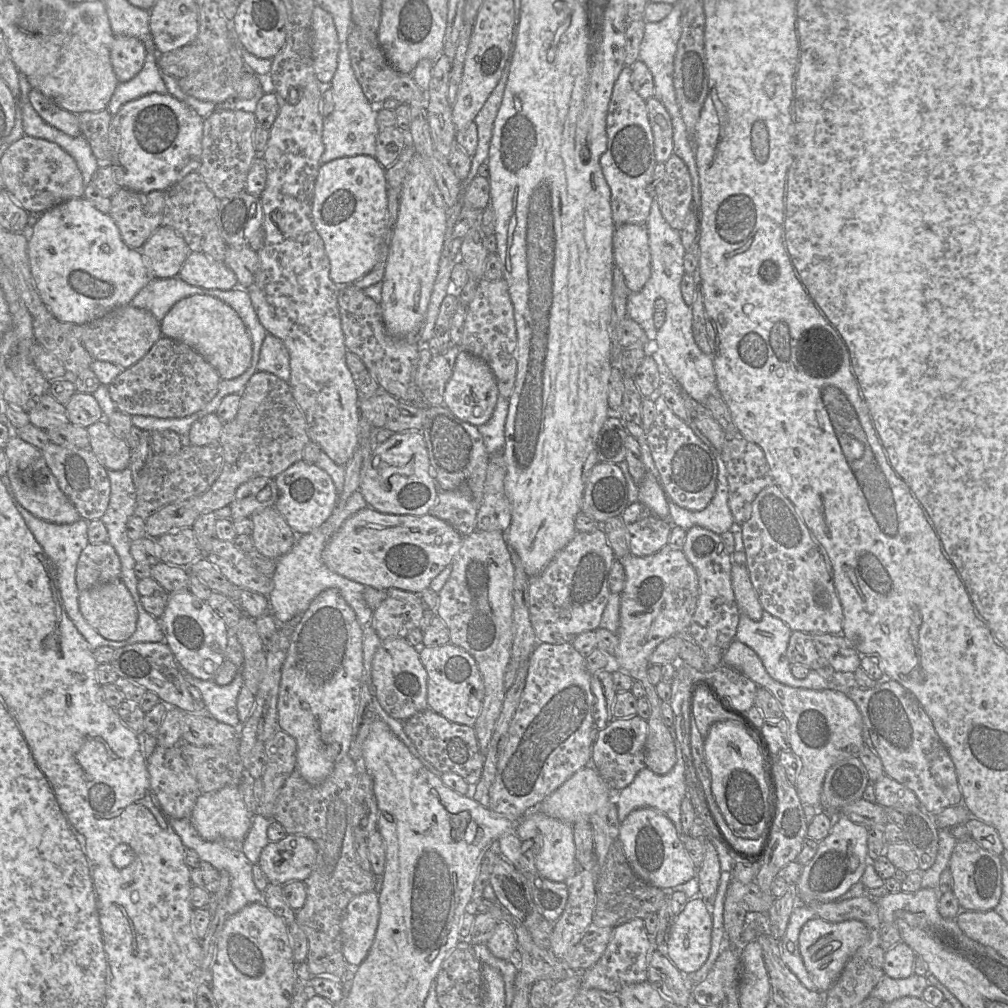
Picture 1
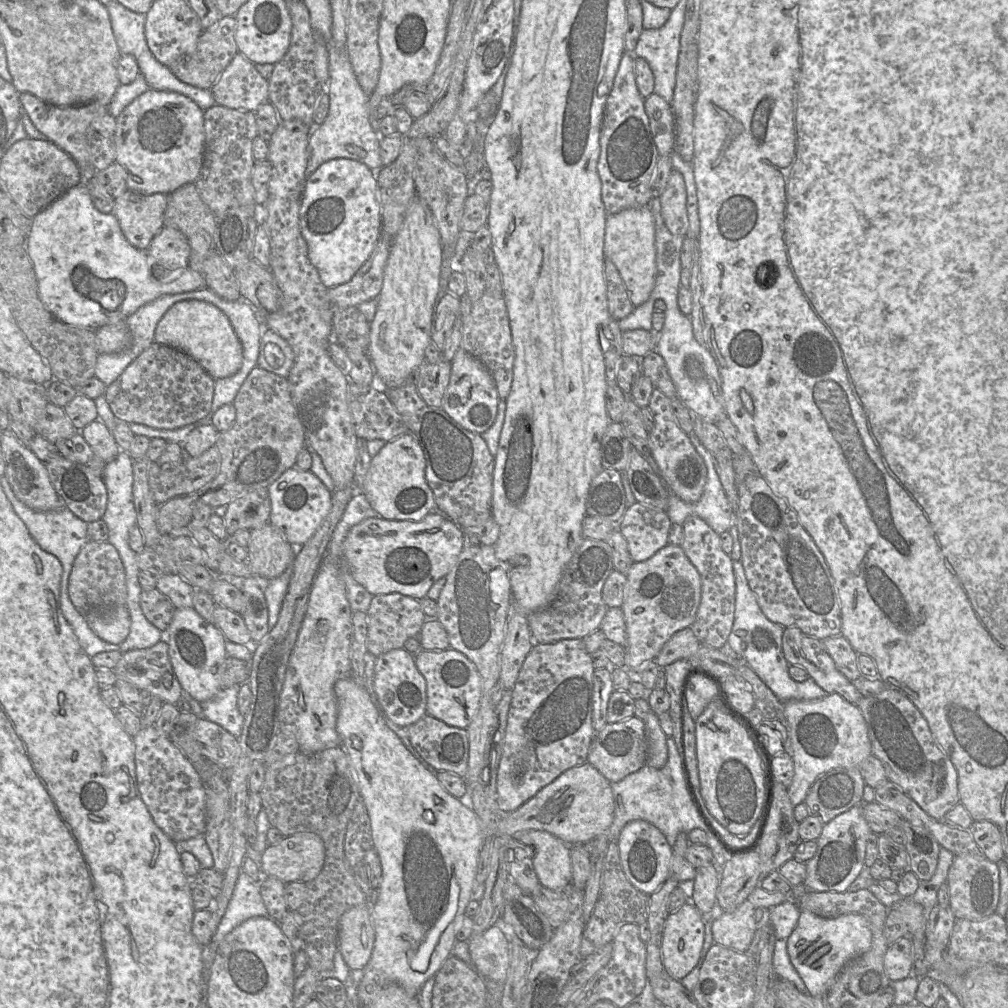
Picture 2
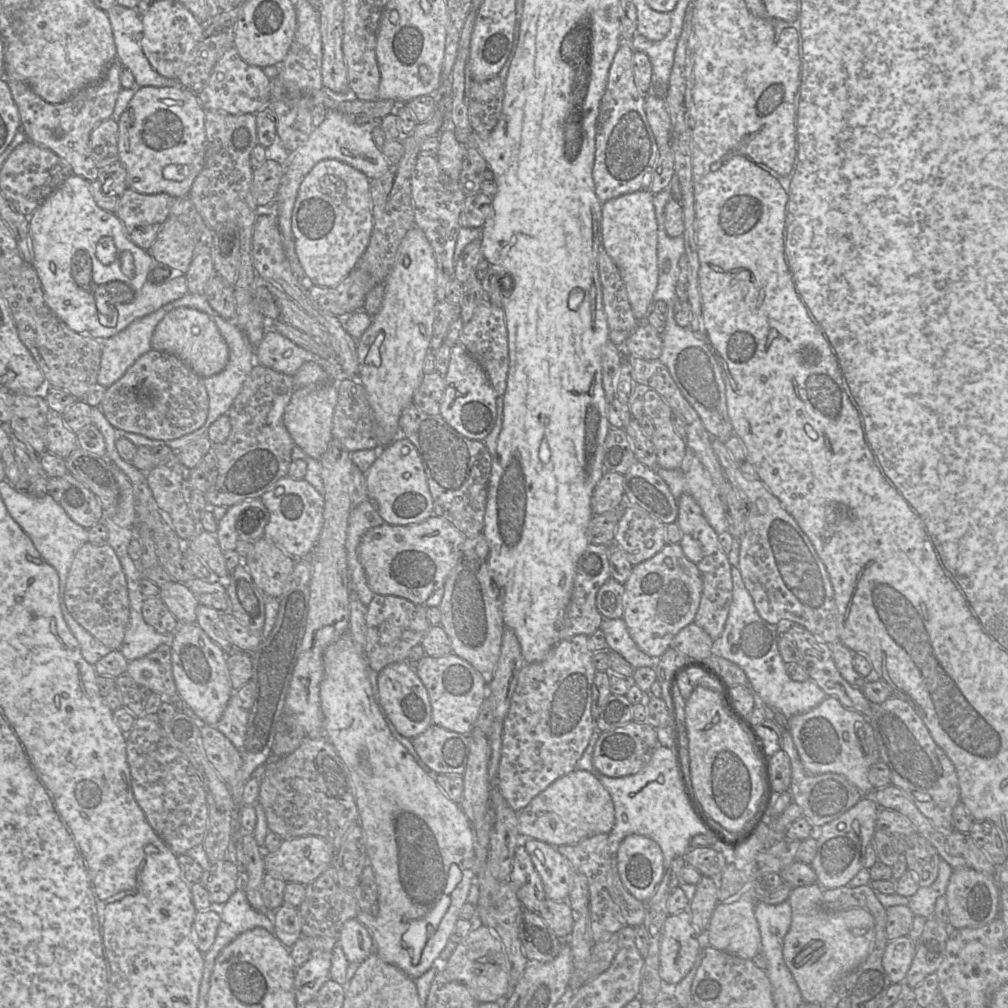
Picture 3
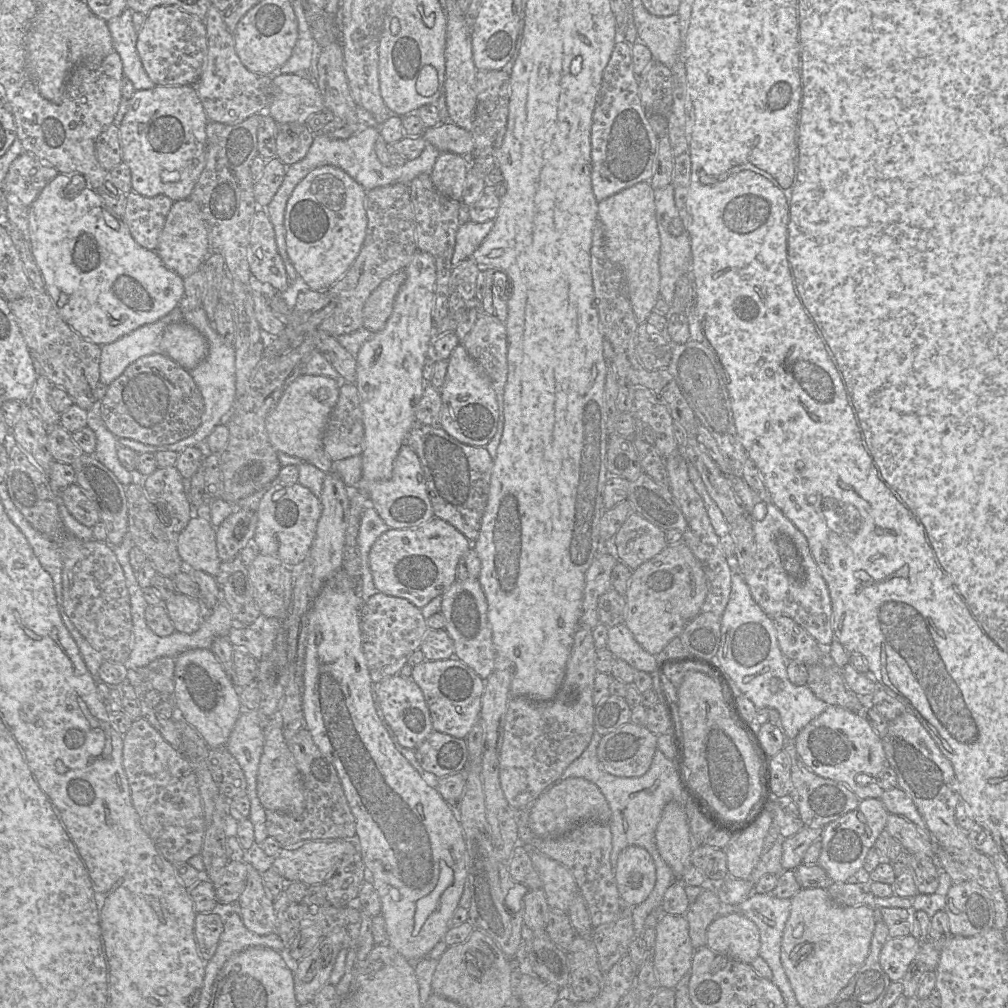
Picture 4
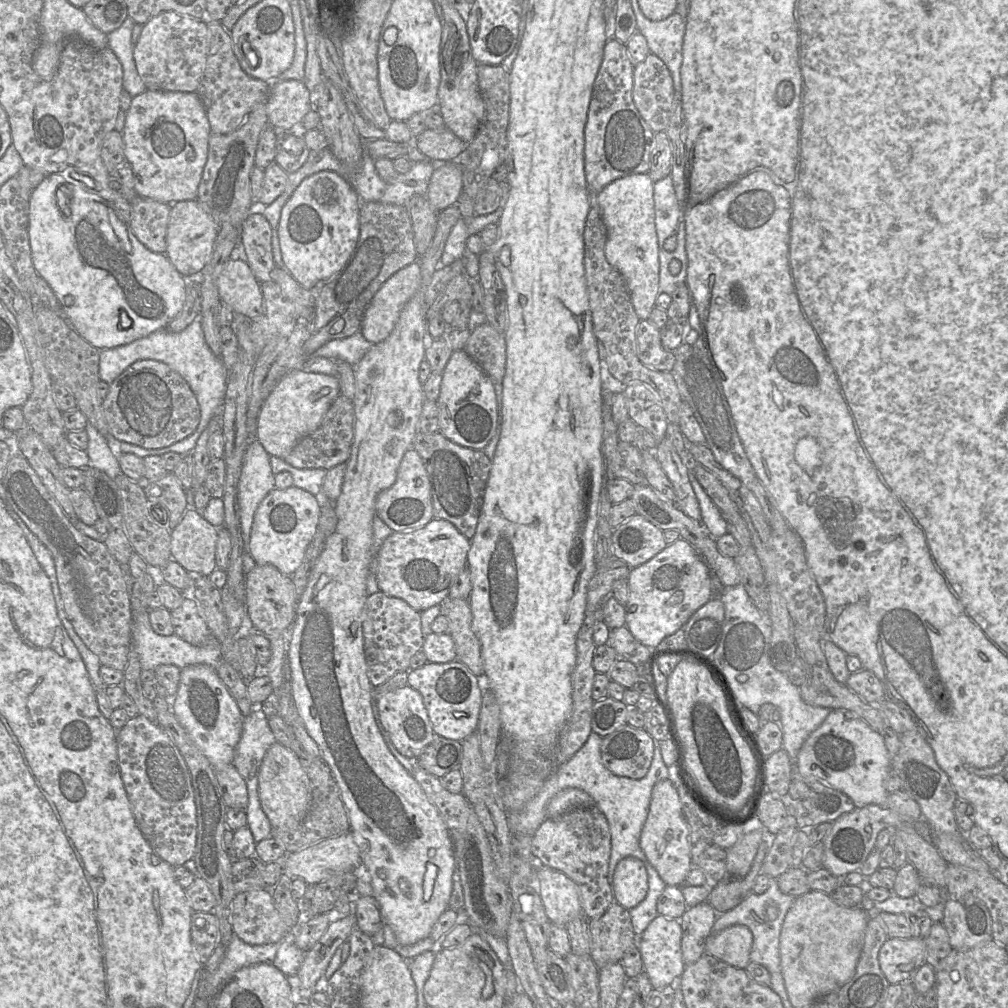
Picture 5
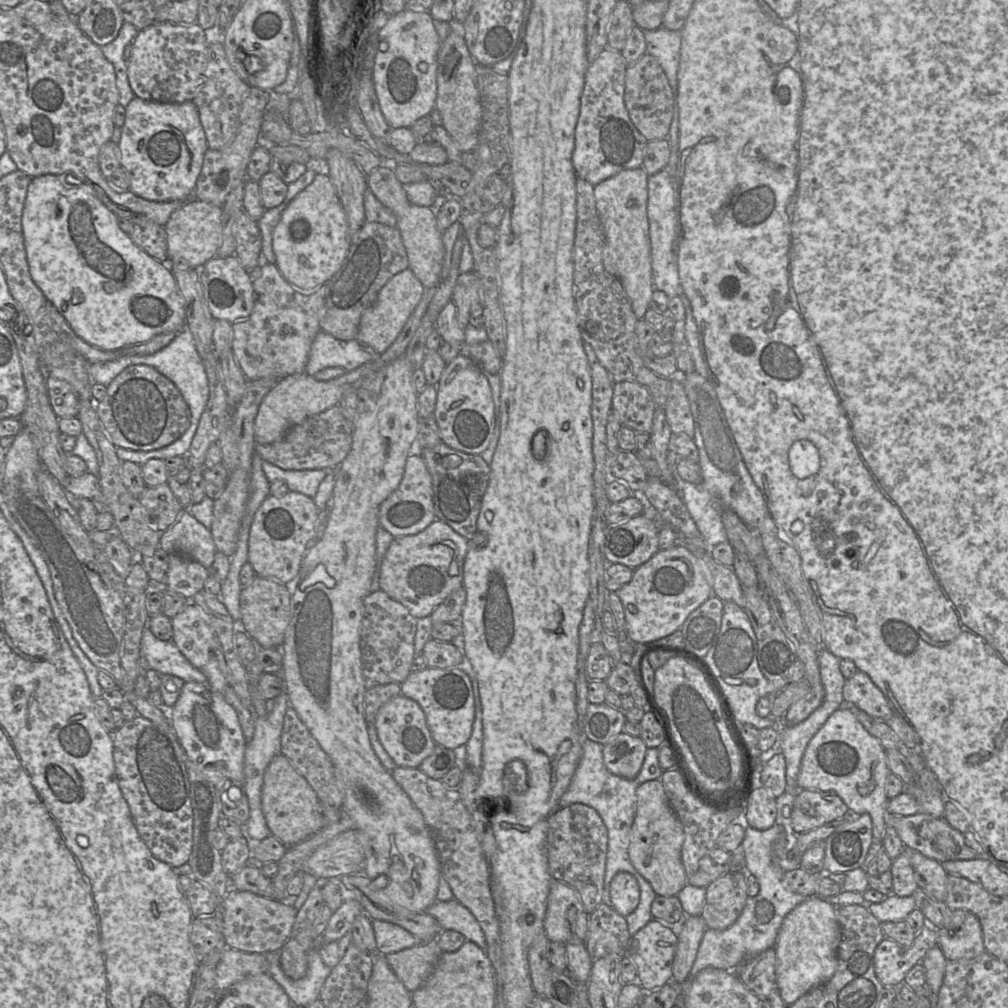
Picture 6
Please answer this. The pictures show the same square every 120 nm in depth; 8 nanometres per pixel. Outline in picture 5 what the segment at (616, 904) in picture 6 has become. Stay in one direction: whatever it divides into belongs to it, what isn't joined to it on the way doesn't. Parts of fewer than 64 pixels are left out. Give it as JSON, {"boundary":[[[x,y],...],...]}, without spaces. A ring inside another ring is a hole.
{"boundary":[[[636,857],[623,858],[612,881],[614,902],[627,910],[639,905],[648,893],[648,875],[644,863]]]}

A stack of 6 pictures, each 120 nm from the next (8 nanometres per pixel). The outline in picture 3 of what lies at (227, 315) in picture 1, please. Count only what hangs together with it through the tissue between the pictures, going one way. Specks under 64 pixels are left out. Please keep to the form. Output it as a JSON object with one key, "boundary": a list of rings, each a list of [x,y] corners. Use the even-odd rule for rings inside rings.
{"boundary":[[[179,307],[168,312],[156,325],[151,347],[177,356],[201,378],[219,373],[226,366],[229,351],[216,324],[198,310]]]}

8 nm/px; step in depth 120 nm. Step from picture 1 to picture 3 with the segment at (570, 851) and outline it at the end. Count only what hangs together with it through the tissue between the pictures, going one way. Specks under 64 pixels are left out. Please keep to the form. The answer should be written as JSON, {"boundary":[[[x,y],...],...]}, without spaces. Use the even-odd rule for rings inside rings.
{"boundary":[[[525,838],[524,847],[542,879],[546,898],[567,900],[575,871],[569,859],[555,846],[534,838]]]}

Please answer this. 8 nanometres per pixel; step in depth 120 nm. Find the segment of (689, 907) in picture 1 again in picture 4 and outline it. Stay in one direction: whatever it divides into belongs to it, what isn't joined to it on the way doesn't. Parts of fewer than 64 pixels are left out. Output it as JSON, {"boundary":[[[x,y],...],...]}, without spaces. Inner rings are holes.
{"boundary":[[[663,915],[656,927],[654,955],[654,967],[660,987],[676,987],[691,970],[694,952],[685,915]]]}

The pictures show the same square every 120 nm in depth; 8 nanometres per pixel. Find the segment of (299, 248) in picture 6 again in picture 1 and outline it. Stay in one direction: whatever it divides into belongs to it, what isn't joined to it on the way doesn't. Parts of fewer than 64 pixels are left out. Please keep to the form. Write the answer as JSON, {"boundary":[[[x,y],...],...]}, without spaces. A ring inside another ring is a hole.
{"boundary":[[[369,155],[341,157],[320,166],[312,217],[330,261],[330,278],[337,286],[353,284],[369,273],[379,259],[381,244],[392,240],[385,170]]]}

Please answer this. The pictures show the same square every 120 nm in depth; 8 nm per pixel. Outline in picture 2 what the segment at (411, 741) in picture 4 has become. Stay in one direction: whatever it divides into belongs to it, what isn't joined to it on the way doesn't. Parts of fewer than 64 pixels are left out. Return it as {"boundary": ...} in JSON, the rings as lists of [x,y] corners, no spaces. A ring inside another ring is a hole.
{"boundary":[[[404,648],[394,649],[376,658],[374,668],[376,698],[386,716],[407,728],[426,713],[426,681],[415,665],[415,655]]]}

